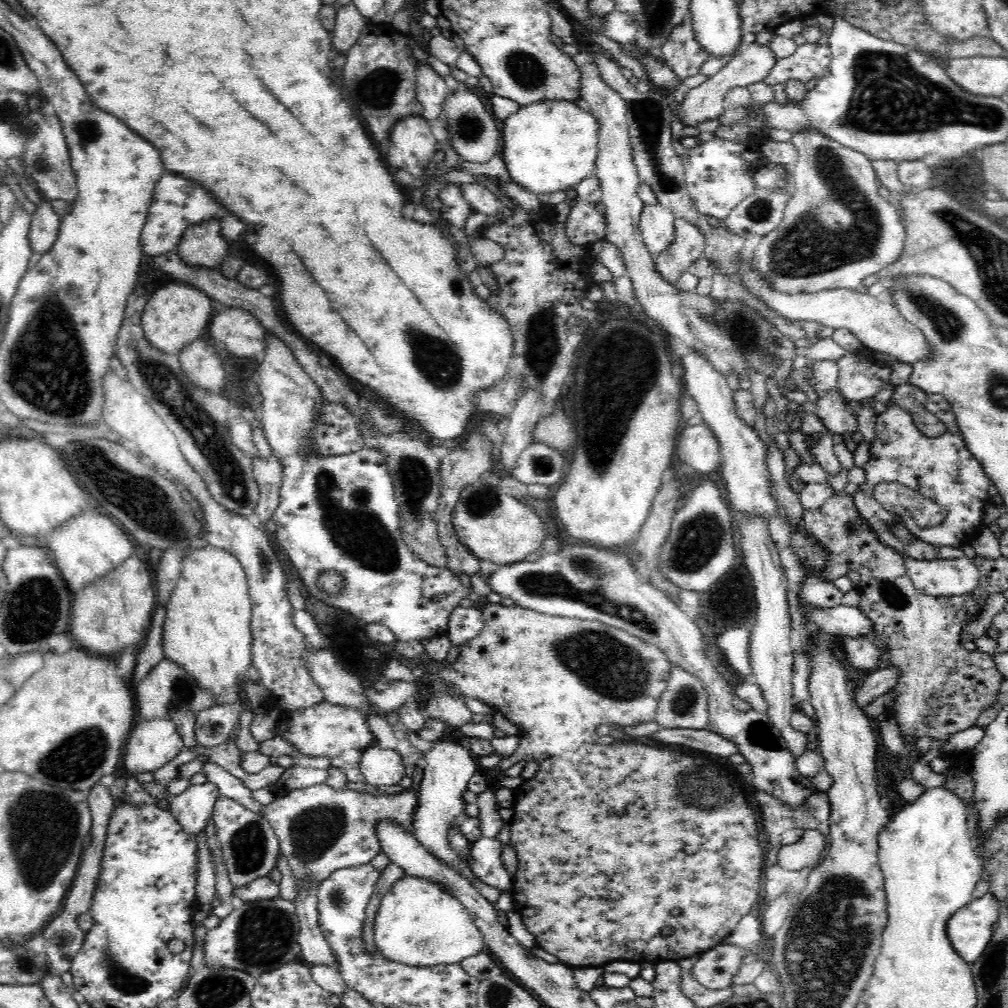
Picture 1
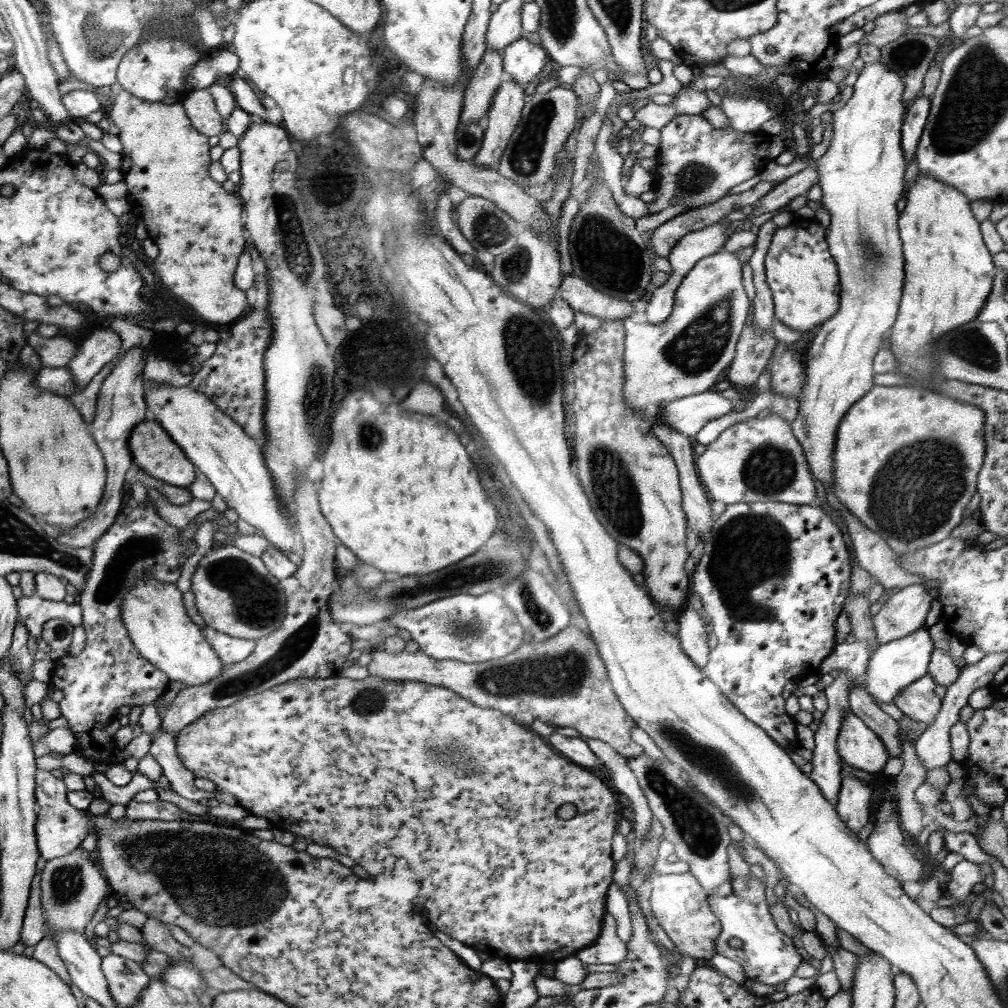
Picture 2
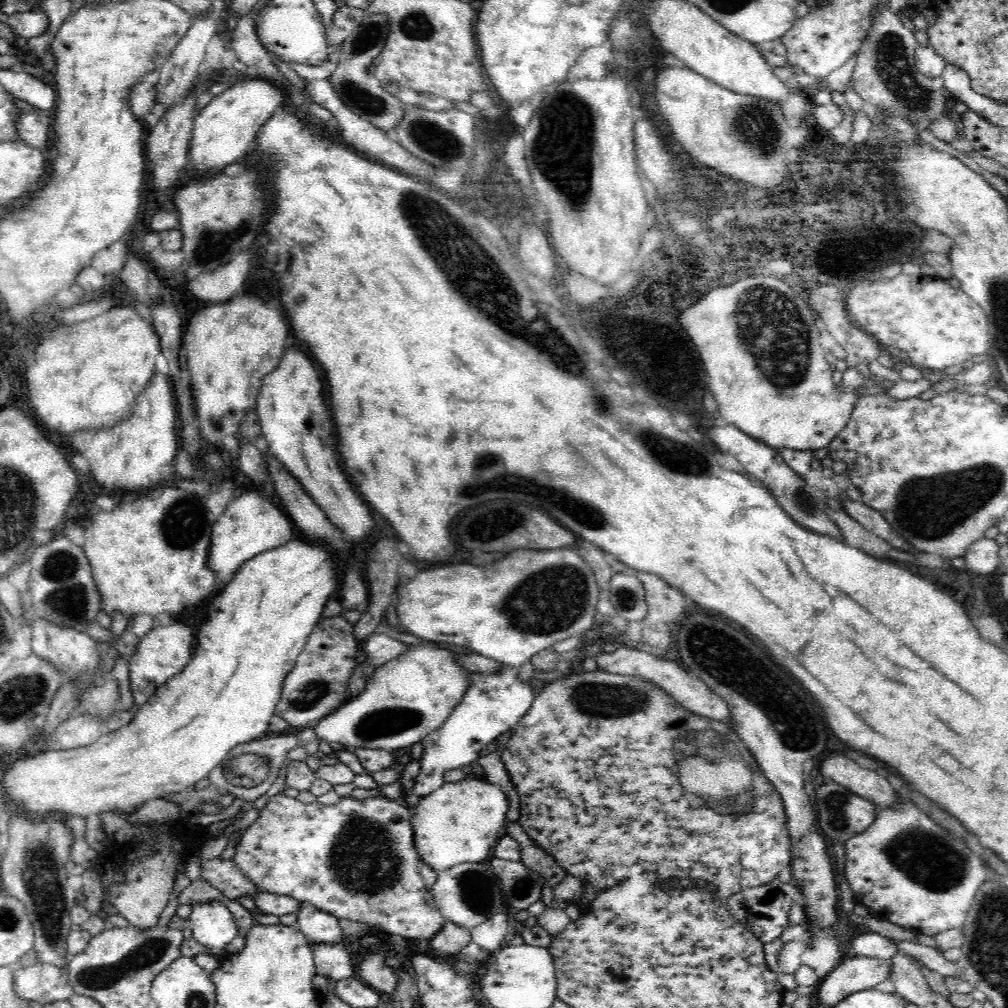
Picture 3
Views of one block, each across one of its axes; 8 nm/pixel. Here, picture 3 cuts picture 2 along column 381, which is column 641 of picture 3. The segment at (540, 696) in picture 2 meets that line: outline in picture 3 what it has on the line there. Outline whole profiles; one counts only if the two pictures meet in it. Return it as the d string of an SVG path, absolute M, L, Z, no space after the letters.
M619 645L614 652L600 652L596 656L597 666L600 670L612 674L634 675L652 681L656 686L664 689L674 700L678 700L678 704L682 704L686 710L690 710L694 714L723 722L730 726L734 725L731 718L730 707L726 701L718 696L708 685L698 677L690 677L688 672L684 672L676 662L668 662L662 660L657 653L646 648L635 648L630 645Z

